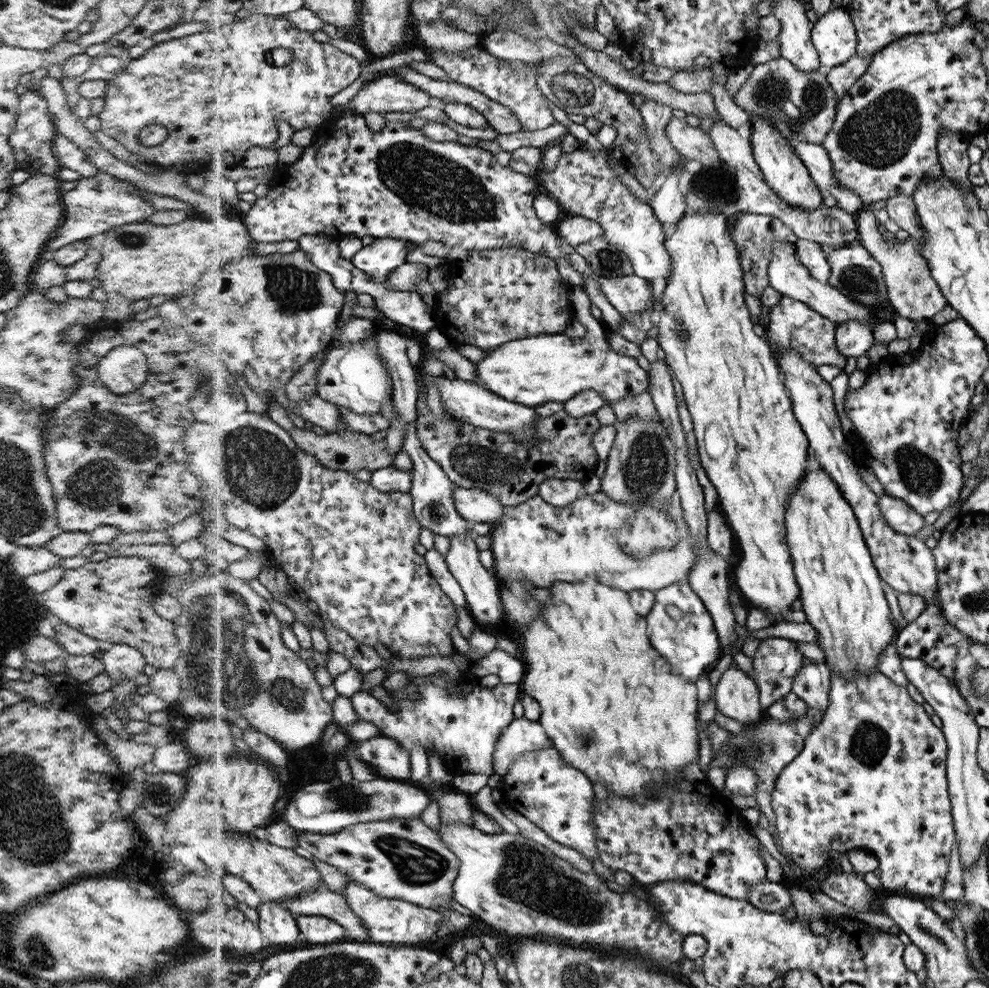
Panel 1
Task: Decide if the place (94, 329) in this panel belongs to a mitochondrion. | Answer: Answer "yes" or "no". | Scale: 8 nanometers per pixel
no

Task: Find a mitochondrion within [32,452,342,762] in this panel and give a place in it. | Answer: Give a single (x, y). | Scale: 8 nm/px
(226, 622)

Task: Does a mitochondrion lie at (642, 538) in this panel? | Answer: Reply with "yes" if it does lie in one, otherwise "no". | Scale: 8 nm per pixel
yes

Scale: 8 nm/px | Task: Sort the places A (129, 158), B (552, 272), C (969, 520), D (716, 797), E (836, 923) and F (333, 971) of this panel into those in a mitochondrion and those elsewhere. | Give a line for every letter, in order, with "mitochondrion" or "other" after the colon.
A: other
B: other
C: other
D: other
E: other
F: mitochondrion

